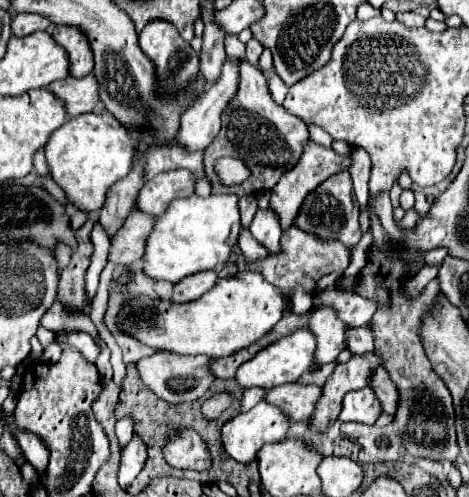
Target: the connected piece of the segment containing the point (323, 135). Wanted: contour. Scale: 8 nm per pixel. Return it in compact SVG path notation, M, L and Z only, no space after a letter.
M310 123L307 125L310 139L319 143L319 145L323 145L324 147L331 148L331 143L333 141L332 137L321 129L319 126L315 125L314 123Z

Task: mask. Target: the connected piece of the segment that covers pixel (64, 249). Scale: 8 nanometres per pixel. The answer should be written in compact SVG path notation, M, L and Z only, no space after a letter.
M59 243L55 250L55 259L57 259L57 263L59 263L59 269L63 269L63 267L67 267L67 263L69 263L69 259L71 259L72 250L65 244Z

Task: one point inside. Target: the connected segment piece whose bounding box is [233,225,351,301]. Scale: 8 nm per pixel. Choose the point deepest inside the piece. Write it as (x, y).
(304, 260)

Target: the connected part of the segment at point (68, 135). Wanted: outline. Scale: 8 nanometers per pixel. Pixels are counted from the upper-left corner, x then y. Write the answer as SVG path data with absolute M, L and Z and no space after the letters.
M85 113L69 119L55 129L45 145L45 157L53 181L65 191L67 201L85 211L99 211L105 203L107 189L129 173L135 155L135 141L113 115Z

